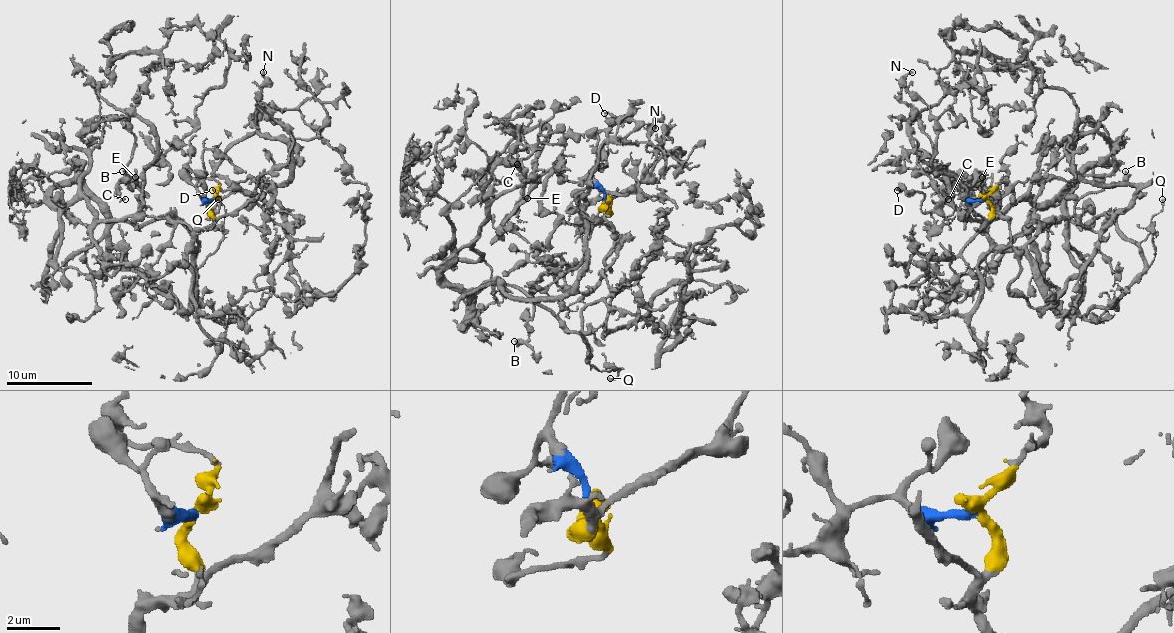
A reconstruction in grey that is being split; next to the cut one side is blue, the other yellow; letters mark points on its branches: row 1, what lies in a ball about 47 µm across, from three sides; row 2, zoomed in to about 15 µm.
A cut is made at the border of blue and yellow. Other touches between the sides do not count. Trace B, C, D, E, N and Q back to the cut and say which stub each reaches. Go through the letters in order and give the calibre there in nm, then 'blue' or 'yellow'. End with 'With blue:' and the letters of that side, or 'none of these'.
B: calibre 400 nm; yellow
C: calibre 190 nm; yellow
D: calibre 180 nm; blue
E: calibre 200 nm; yellow
N: calibre 190 nm; yellow
Q: calibre 180 nm; yellow
With blue: D

